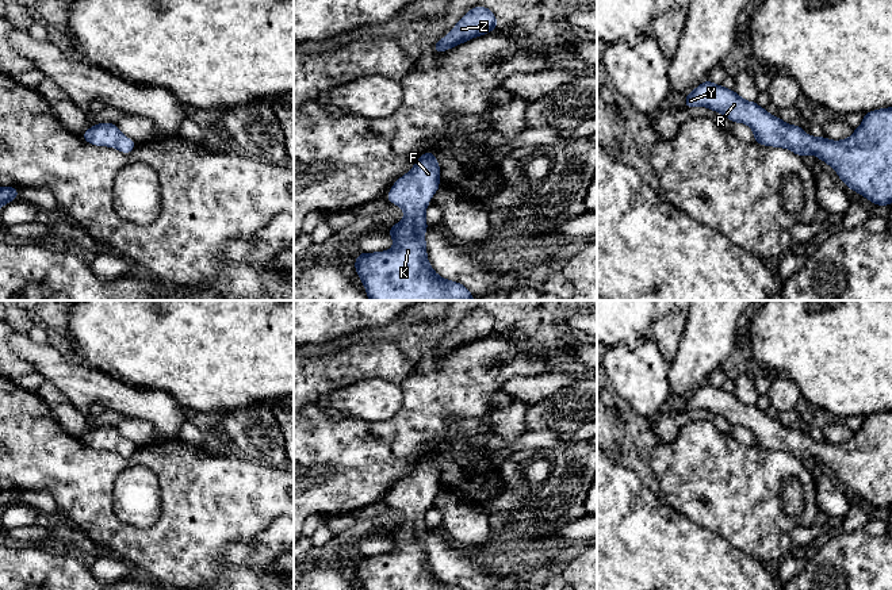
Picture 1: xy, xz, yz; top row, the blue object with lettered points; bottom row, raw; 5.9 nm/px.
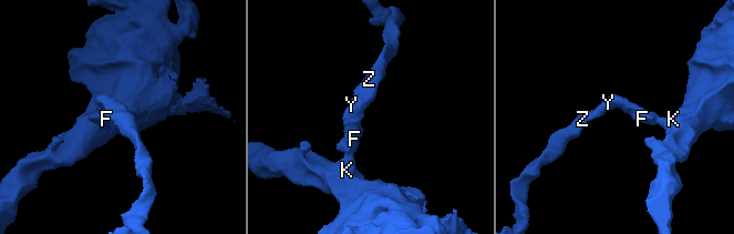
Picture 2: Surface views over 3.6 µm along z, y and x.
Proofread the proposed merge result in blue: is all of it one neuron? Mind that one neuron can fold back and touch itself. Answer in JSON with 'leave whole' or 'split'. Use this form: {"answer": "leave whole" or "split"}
{"answer": "leave whole"}

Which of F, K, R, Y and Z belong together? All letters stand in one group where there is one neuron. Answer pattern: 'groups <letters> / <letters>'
groups F K R Y Z

